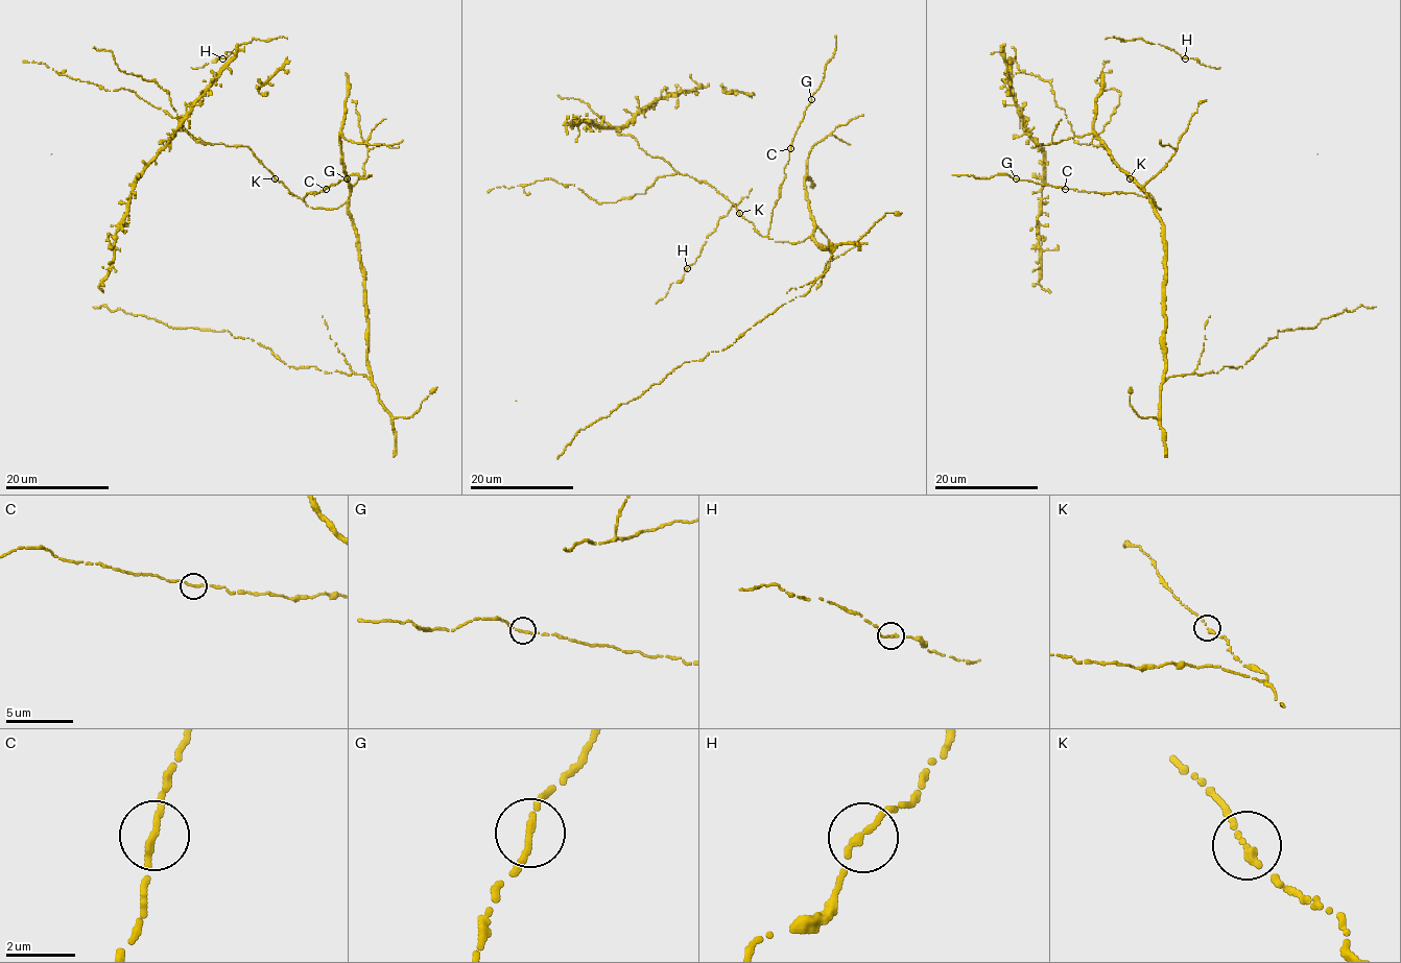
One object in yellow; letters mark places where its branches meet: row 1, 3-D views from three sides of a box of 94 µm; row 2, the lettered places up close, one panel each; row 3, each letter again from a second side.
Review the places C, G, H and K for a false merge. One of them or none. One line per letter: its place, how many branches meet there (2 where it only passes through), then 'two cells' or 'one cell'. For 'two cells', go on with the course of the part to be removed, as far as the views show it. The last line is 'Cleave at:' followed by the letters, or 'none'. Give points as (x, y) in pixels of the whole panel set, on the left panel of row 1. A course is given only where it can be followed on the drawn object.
C: place (326, 189); branches 2; one cell
G: place (347, 178); branches 2; one cell
H: place (222, 58); branches 2; one cell
K: place (275, 178); branches 2; one cell
Cleave at: none

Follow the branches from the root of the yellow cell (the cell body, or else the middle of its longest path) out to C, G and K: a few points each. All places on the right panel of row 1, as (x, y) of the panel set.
C: (1164, 301), (1163, 227), (1152, 205), (1159, 210), (1156, 203), (1134, 193), (1065, 189)
G: (1164, 301), (1163, 227), (1152, 205), (1159, 209), (1153, 200), (1134, 193), (1079, 191), (1016, 178)
K: (1164, 301), (1163, 227), (1152, 205), (1159, 209), (1153, 196), (1130, 178)

